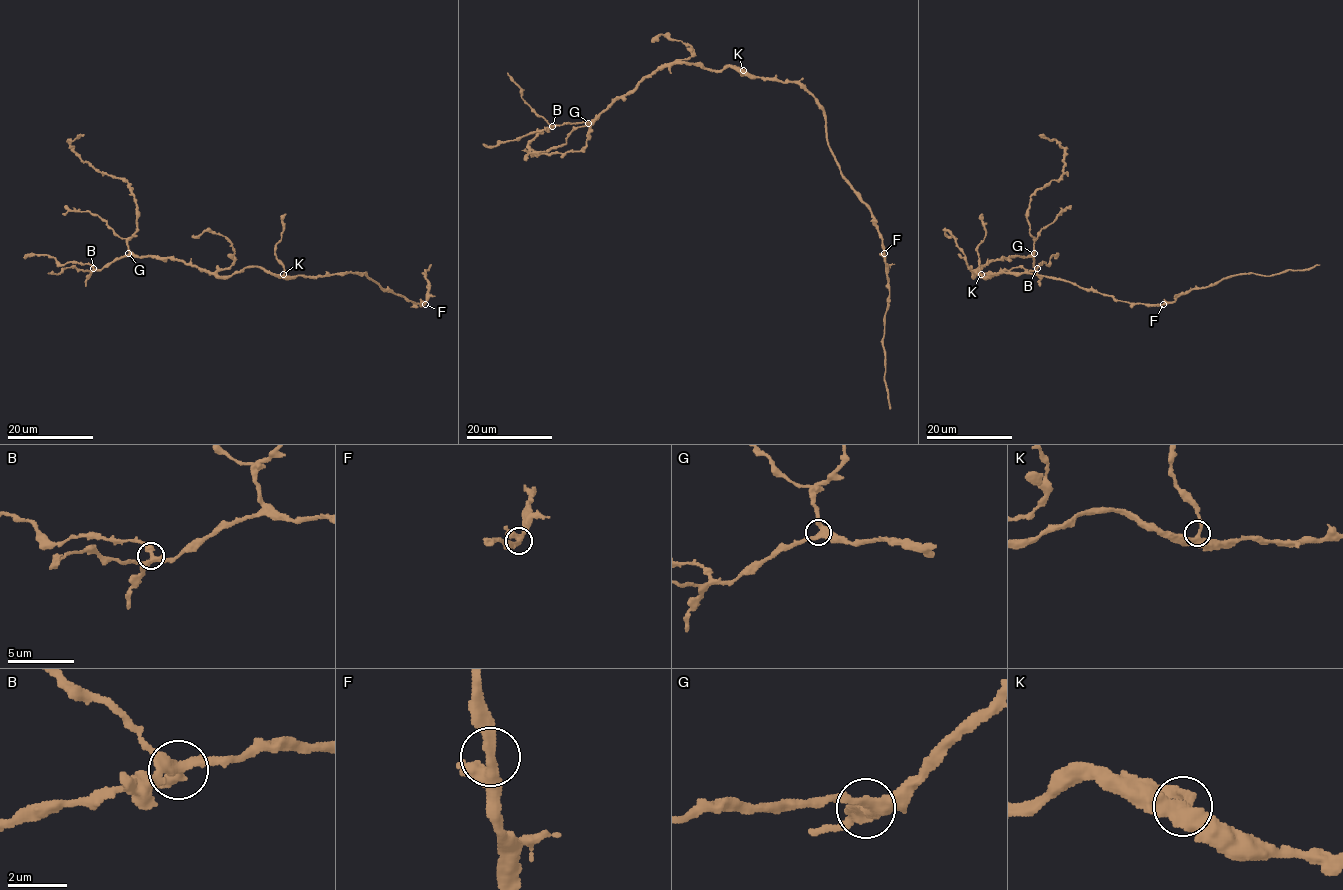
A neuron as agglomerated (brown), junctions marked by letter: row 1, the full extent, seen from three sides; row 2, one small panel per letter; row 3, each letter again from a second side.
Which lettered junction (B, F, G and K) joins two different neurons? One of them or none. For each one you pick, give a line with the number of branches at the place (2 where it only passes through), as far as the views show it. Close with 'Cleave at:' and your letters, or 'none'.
Cleave at: none

